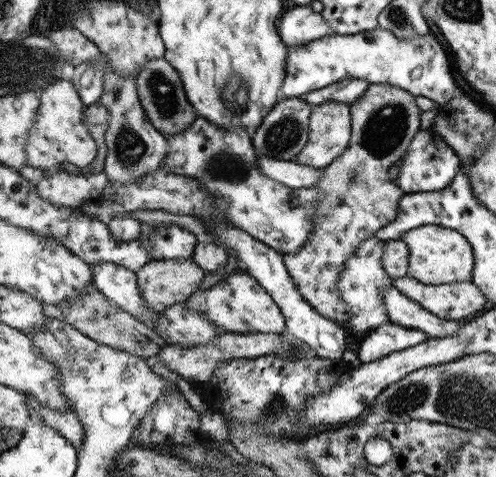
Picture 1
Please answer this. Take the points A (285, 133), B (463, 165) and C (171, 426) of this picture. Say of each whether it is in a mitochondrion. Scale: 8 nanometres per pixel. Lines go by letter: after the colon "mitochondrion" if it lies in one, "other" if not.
A: mitochondrion
B: other
C: other

